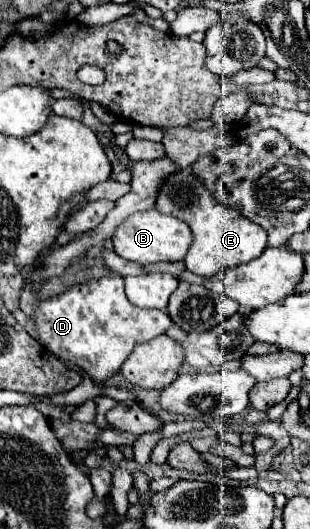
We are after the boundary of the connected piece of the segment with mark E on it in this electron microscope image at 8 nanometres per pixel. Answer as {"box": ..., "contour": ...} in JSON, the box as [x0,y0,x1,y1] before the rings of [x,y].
{"box":[155,170,267,278],"contour":[[[177,170],[163,180],[155,208],[163,214],[183,220],[191,228],[193,244],[185,256],[185,266],[193,274],[205,278],[215,276],[221,270],[257,258],[267,246],[267,234],[261,230],[261,226],[243,218],[231,206],[223,206],[221,202],[215,202],[211,190],[207,190],[207,186],[203,186],[203,182],[199,182],[199,178],[195,178],[195,174],[191,174],[189,170]]]}

